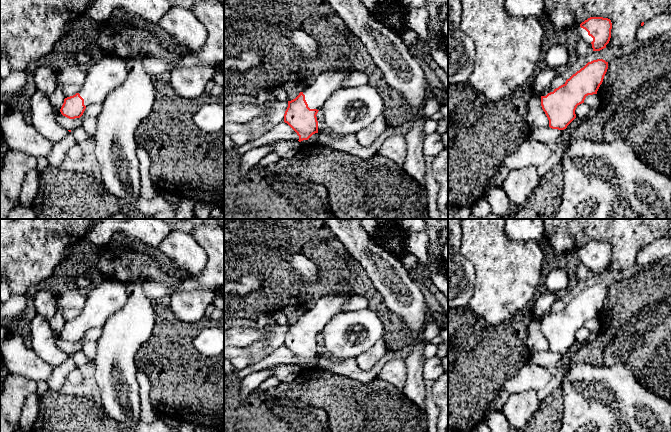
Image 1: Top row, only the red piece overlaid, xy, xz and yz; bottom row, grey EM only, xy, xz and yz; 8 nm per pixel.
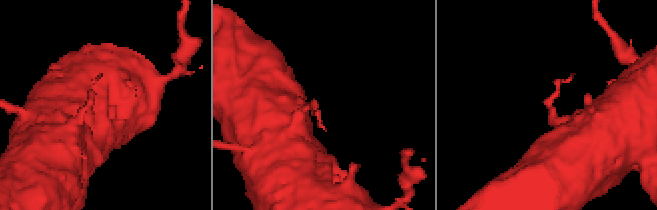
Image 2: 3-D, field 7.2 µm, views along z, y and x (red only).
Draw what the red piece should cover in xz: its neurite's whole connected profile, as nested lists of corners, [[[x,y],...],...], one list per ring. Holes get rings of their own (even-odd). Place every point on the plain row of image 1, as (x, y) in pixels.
[[[347,292],[325,295],[315,302],[312,309],[305,310],[295,323],[288,325],[284,346],[297,357],[299,366],[318,357],[318,335],[333,317],[344,312],[343,307],[350,295]]]

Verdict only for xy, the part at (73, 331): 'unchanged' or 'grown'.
grown

